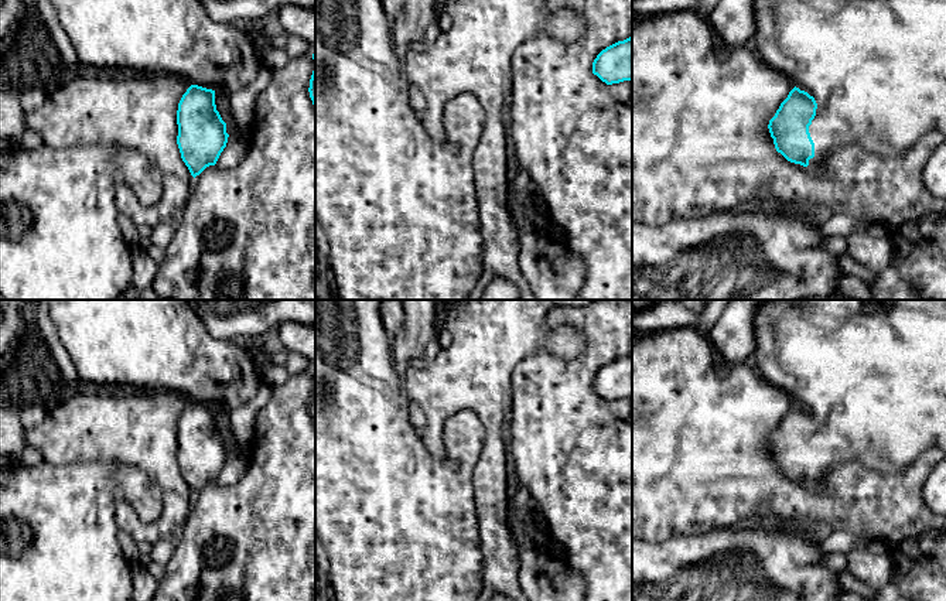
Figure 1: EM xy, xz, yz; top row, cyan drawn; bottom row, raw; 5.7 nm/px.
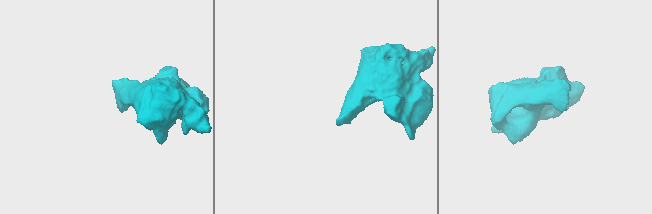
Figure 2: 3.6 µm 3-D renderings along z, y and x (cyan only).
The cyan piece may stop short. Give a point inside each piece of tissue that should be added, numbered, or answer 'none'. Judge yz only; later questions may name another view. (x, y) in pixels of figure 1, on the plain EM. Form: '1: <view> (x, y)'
1: yz (873, 372)

